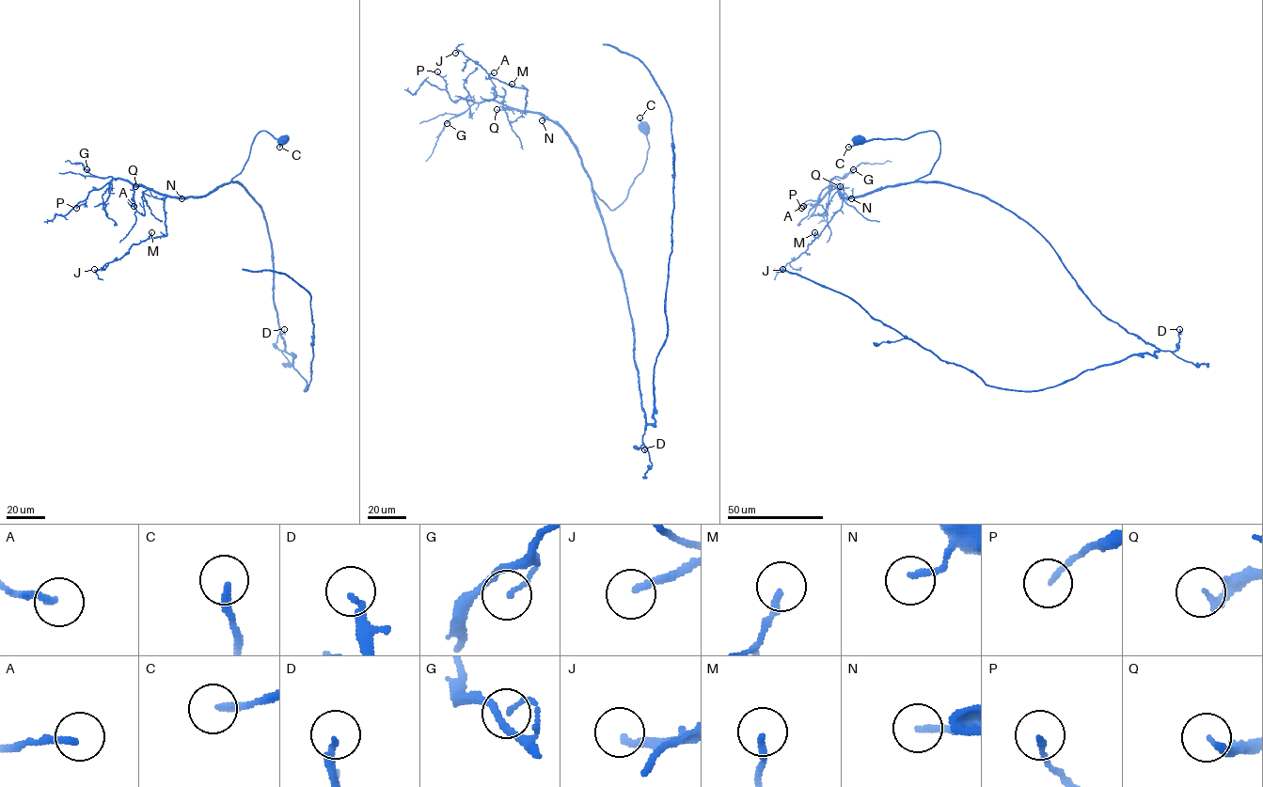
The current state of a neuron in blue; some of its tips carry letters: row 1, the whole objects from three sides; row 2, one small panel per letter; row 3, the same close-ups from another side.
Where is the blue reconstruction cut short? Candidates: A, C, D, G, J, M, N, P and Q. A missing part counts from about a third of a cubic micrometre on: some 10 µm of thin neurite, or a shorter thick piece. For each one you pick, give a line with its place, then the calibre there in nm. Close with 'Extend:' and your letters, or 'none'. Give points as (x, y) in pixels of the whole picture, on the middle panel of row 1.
A: place (494, 72); calibre 200 nm
J: place (455, 53); calibre 200 nm
Extend: A, J

